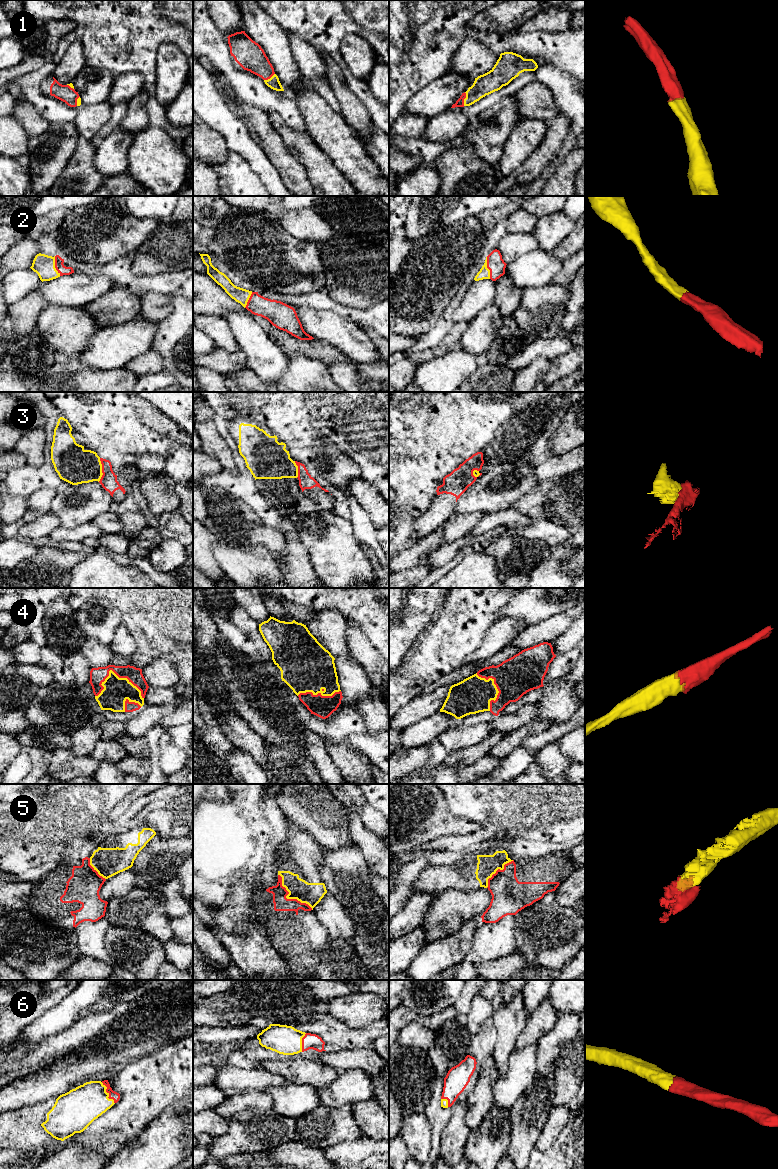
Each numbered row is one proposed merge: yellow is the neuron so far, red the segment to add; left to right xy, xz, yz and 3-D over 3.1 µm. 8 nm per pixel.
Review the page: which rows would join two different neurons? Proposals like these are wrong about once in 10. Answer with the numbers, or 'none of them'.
3, 5

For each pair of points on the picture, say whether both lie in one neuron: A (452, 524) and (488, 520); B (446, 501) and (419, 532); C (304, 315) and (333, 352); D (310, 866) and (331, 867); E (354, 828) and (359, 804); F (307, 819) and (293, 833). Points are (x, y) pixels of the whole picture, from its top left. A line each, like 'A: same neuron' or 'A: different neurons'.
A: different neurons
B: same neuron
C: different neurons
D: different neurons
E: different neurons
F: different neurons

